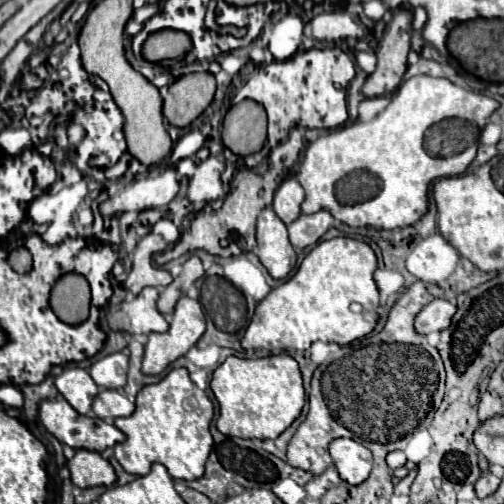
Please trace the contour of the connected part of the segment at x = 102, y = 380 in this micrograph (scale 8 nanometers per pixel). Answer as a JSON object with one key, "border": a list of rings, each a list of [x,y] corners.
{"border":[[[118,351],[98,359],[90,367],[90,377],[98,387],[122,389],[126,385],[126,371],[128,371],[128,355]]]}

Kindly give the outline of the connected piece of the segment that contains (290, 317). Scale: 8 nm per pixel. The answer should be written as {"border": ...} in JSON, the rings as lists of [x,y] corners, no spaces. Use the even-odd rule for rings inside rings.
{"border":[[[334,237],[320,241],[304,257],[298,271],[286,283],[274,287],[264,297],[264,301],[256,305],[254,317],[242,337],[242,348],[246,356],[262,358],[279,354],[276,352],[278,349],[310,349],[311,360],[318,367],[332,353],[336,353],[338,347],[342,347],[340,345],[348,345],[354,339],[372,333],[378,321],[376,307],[380,305],[378,287],[372,279],[374,271],[376,255],[364,241],[356,241],[352,237]],[[350,305],[354,305],[354,311],[350,309]],[[356,309],[362,309],[362,313],[354,313]]]}

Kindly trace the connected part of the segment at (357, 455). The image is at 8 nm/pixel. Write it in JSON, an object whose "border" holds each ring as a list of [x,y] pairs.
{"border":[[[334,439],[330,443],[330,455],[346,483],[360,485],[368,479],[372,471],[372,453],[364,445],[352,439]]]}

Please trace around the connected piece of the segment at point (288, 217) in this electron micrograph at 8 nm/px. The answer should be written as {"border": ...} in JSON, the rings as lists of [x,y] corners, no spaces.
{"border":[[[288,177],[286,181],[282,181],[274,195],[274,211],[286,225],[290,225],[294,219],[300,217],[302,201],[304,201],[302,185],[294,177]]]}

